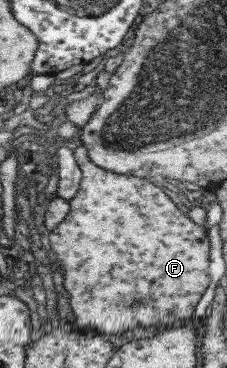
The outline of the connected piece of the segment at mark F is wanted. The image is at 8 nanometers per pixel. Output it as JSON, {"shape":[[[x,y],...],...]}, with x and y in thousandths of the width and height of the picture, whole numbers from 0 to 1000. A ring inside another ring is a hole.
{"shape":[[[366,397],[330,402],[322,418],[330,440],[352,457],[357,476],[344,514],[300,543],[304,573],[278,598],[216,628],[211,655],[225,688],[233,688],[233,709],[251,715],[251,734],[273,734],[278,742],[269,788],[286,788],[300,799],[300,826],[326,859],[326,883],[339,891],[401,891],[401,897],[480,916],[493,908],[533,908],[559,897],[630,897],[652,886],[678,886],[683,891],[753,886],[793,870],[833,870],[850,861],[859,826],[868,826],[912,769],[925,766],[921,728],[912,726],[912,717],[921,717],[921,693],[912,690],[921,660],[912,658],[912,644],[903,644],[903,622],[841,603],[815,576],[789,573],[753,522],[718,503],[687,505],[639,484],[559,473],[507,473],[502,467],[454,462],[388,432],[383,410]]]}

